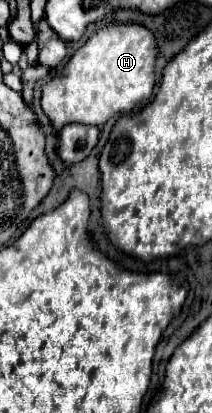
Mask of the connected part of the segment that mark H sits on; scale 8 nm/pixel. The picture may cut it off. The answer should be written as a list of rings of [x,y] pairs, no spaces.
[[[112,22],[110,26],[100,28],[82,48],[78,48],[76,54],[70,58],[70,62],[54,80],[44,84],[42,110],[52,120],[56,130],[72,122],[104,126],[110,118],[116,118],[118,114],[128,114],[150,100],[156,84],[156,74],[154,74],[156,58],[158,58],[158,44],[154,40],[154,34],[146,26],[134,24],[134,22],[128,22],[128,24]]]

